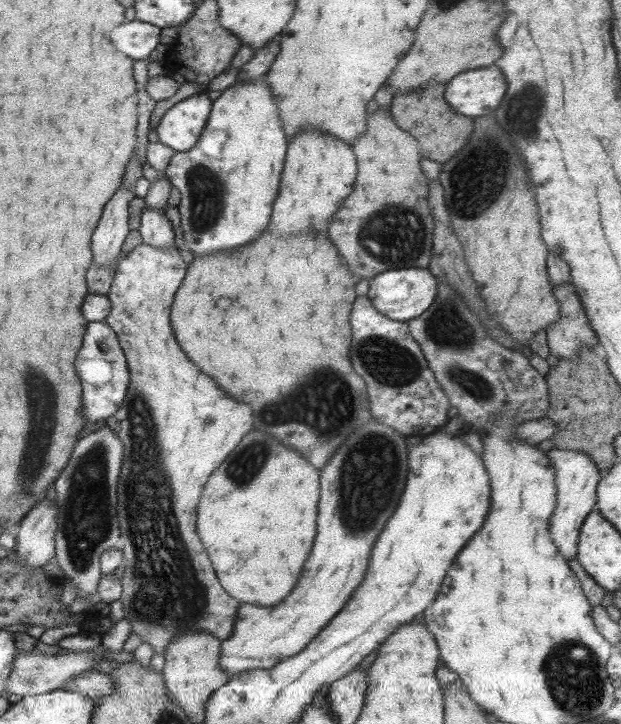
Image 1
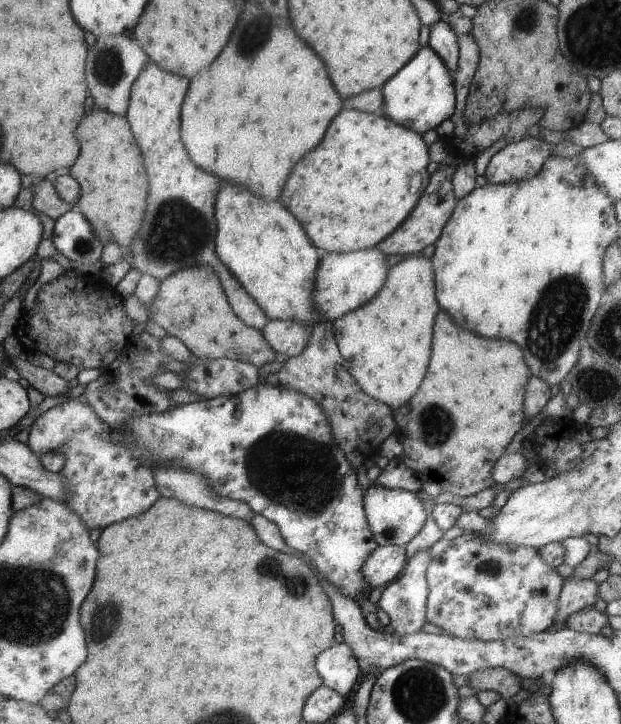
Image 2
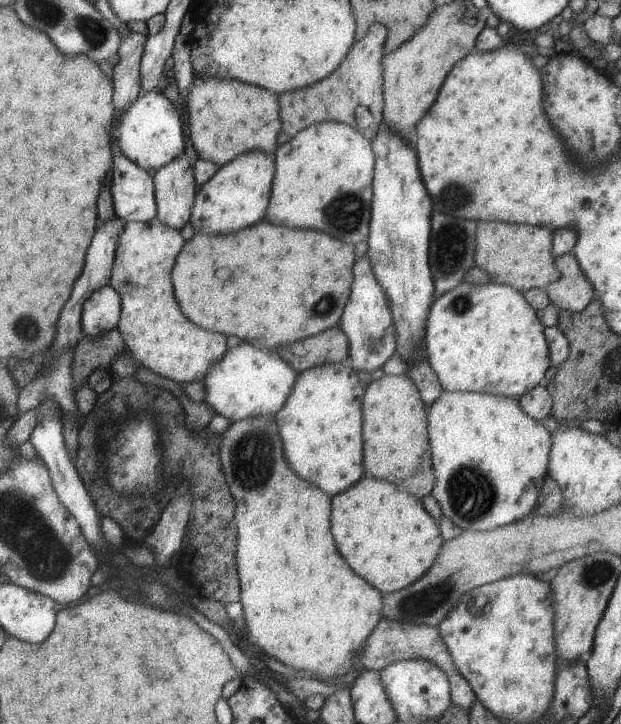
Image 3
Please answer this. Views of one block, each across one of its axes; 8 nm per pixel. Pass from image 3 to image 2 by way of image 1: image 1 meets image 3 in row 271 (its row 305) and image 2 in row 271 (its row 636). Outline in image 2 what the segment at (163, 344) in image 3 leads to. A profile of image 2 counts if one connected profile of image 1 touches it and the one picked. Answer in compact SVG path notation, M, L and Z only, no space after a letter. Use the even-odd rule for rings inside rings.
M146 62L146 65L143 65L141 72L130 86L130 97L124 117L129 123L138 147L145 156L145 162L147 162L145 168L147 168L146 178L147 184L149 184L149 196L147 196L145 216L141 220L139 230L131 244L124 250L126 258L130 266L136 268L141 275L151 275L157 280L163 280L163 277L176 270L205 263L218 276L221 288L235 316L243 324L260 332L269 319L258 307L258 304L245 292L238 280L223 266L214 251L213 238L215 238L216 226L215 218L213 218L213 202L215 202L215 194L217 194L217 186L219 186L217 178L211 176L209 172L203 172L199 166L195 166L189 160L185 148L181 144L180 106L186 90L187 78L177 76L177 74L169 74L169 72L161 72L151 62Z

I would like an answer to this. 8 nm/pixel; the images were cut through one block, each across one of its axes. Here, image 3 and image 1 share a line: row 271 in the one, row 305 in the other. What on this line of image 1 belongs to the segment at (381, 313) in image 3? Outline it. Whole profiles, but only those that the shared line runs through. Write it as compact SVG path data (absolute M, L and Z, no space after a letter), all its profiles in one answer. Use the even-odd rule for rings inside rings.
M356 296L349 315L349 324L351 324L350 331L353 334L351 348L349 348L349 362L355 370L355 374L359 374L365 382L371 418L405 436L417 432L415 428L419 428L419 432L427 435L442 430L449 419L447 410L449 410L450 404L448 398L443 394L440 384L428 368L419 345L411 338L407 325L403 321L391 320L383 314L379 314L375 308L371 307L365 296Z

